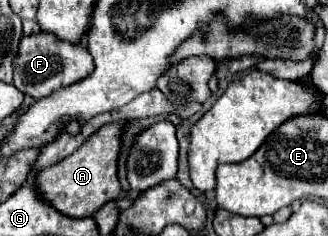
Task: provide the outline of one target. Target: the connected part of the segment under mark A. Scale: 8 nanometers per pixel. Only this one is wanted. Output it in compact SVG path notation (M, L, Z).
M127 121L103 125L91 137L87 137L85 143L73 155L69 155L67 159L59 161L53 167L43 169L35 181L41 195L51 205L55 205L55 209L71 217L91 217L105 203L115 201L121 195L121 183L117 177L117 161L119 161L121 137L123 137L125 125Z

